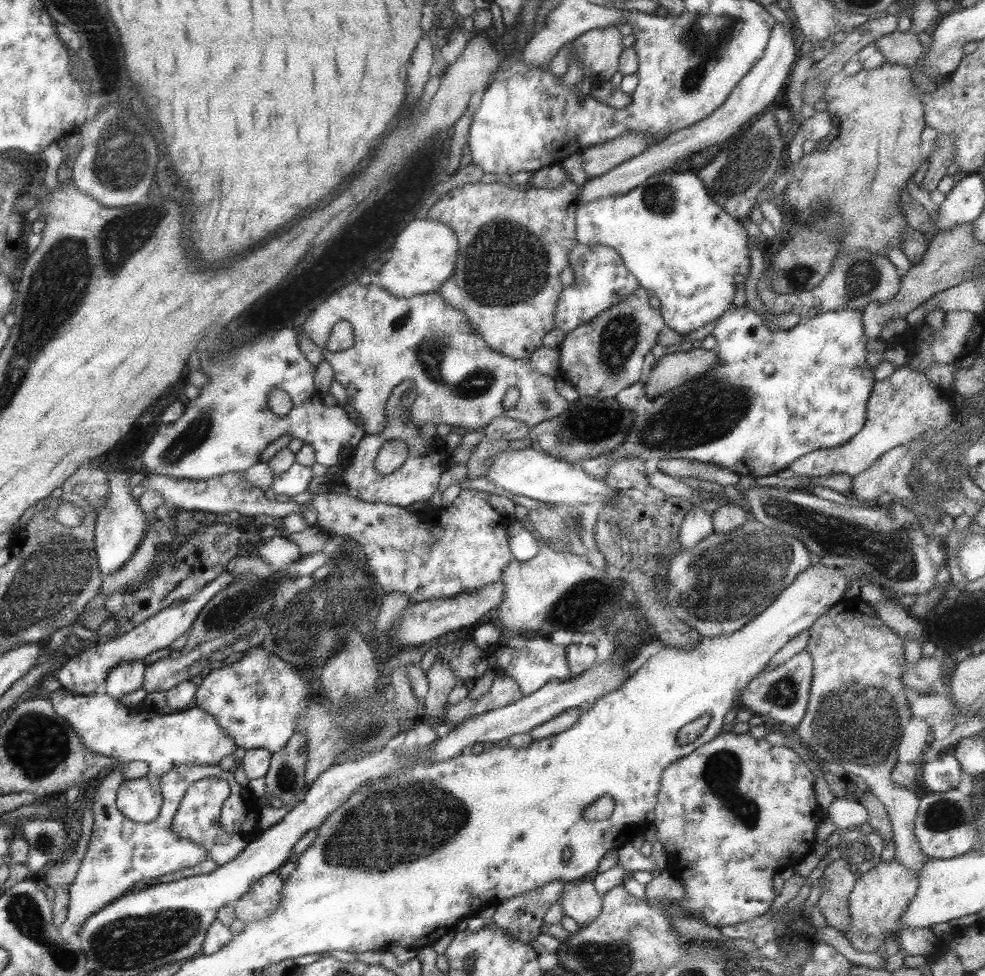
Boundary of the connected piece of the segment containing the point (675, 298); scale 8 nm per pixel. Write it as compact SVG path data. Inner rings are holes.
M681 171L677 173L673 172L659 172L656 175L650 176L647 180L644 180L641 184L638 184L637 186L631 187L631 190L628 190L624 193L617 193L613 194L611 193L609 196L604 196L603 198L592 200L592 201L585 201L582 203L578 203L578 205L575 208L574 211L574 237L577 243L584 244L585 246L593 246L595 244L601 244L605 245L607 248L612 248L617 254L621 257L623 266L628 270L628 273L633 276L633 278L637 281L637 284L639 287L644 288L647 291L647 294L649 296L653 296L653 298L657 298L659 300L659 310L660 315L662 316L662 321L664 322L664 325L667 326L667 328L671 328L673 332L678 332L680 335L685 334L688 332L693 332L697 330L697 328L701 328L701 326L705 326L705 324L709 324L714 322L714 320L717 320L719 316L725 312L726 308L729 308L731 306L731 301L733 300L733 294L735 294L735 283L733 282L733 278L735 278L735 274L744 274L746 275L745 280L748 277L749 274L749 248L748 248L748 236L746 235L745 231L745 223L743 221L738 220L737 218L733 218L732 216L729 216L718 204L715 204L713 200L711 200L711 197L709 196L709 193L707 192L707 189L705 188L705 185L697 178L696 174L693 174L691 172L687 171Z

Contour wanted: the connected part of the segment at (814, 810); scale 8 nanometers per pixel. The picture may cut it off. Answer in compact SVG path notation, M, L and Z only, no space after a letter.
M719 732L715 738L708 740L705 744L695 748L673 761L663 769L660 785L656 794L656 805L651 826L655 827L656 839L665 849L668 856L668 869L676 874L683 885L683 896L673 905L676 911L684 914L699 914L705 920L707 926L719 929L722 926L733 926L742 922L749 922L756 916L767 912L775 897L771 882L773 876L778 872L792 868L801 862L803 856L809 854L816 844L815 830L821 820L823 810L814 799L813 783L816 777L807 768L807 764L801 761L791 747L771 745L764 738L754 739L748 732L736 734L732 732Z

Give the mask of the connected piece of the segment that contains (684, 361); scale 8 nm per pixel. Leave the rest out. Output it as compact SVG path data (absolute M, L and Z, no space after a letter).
M695 345L689 351L665 354L656 360L650 372L643 376L645 394L649 398L659 396L671 388L677 388L697 376L705 376L710 368L718 364L716 354Z

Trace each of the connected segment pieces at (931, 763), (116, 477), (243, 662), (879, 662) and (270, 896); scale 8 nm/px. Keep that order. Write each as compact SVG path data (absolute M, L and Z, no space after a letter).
M932 752L925 756L921 772L923 786L930 793L955 789L961 774L960 764L949 752L946 754Z
M110 470L105 474L108 480L108 493L96 513L93 548L99 573L107 576L119 570L129 560L129 557L133 556L134 548L146 529L147 518L137 506L136 499L133 499L129 493L127 484L131 475L125 471Z
M257 646L231 665L212 666L204 672L201 683L196 686L192 707L213 716L234 746L245 751L259 748L273 754L285 746L294 733L296 718L316 692L316 689L312 691L309 677Z
M858 597L841 600L818 617L807 630L809 640L804 647L804 651L811 657L812 664L807 707L802 719L796 724L796 735L790 736L801 738L824 763L838 764L845 772L856 774L868 786L868 792L885 807L895 847L894 860L908 868L913 876L918 877L919 869L926 861L926 856L920 852L913 830L919 800L915 793L897 786L890 779L897 760L896 746L901 738L902 729L910 719L905 696L907 688L901 682L906 665L902 639L879 621L873 607Z
M273 871L262 876L231 905L235 919L241 920L244 924L264 920L274 911L274 908L277 908L282 884L281 877Z

